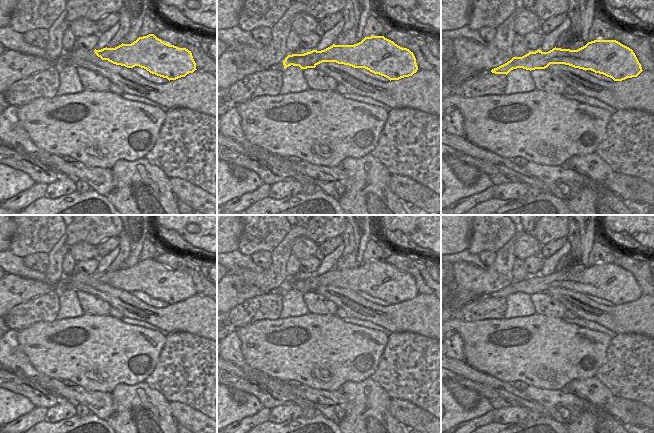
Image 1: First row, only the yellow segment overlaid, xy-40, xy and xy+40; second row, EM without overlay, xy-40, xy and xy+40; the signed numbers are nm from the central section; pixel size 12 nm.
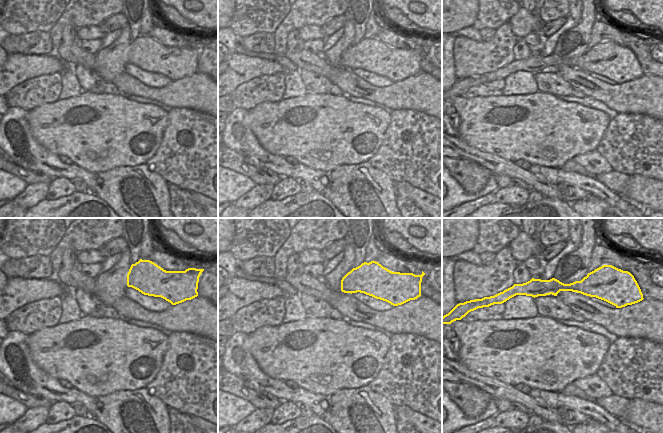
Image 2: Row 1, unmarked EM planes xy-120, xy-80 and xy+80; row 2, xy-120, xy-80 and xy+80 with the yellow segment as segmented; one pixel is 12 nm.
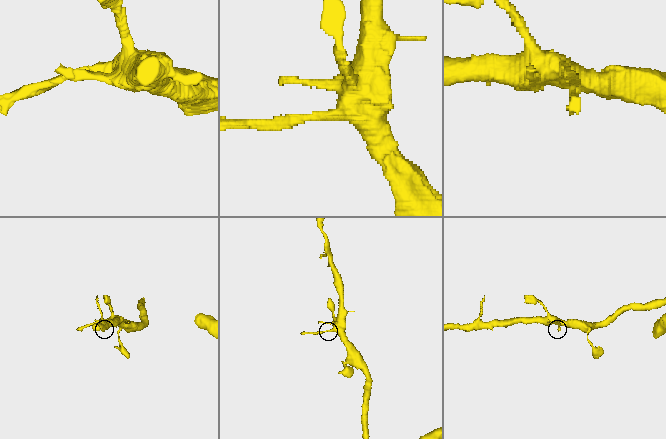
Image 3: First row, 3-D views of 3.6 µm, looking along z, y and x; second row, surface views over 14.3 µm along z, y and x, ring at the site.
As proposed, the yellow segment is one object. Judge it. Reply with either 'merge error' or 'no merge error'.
merge error

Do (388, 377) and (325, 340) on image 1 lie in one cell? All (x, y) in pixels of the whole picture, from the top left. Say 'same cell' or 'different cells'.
different cells

